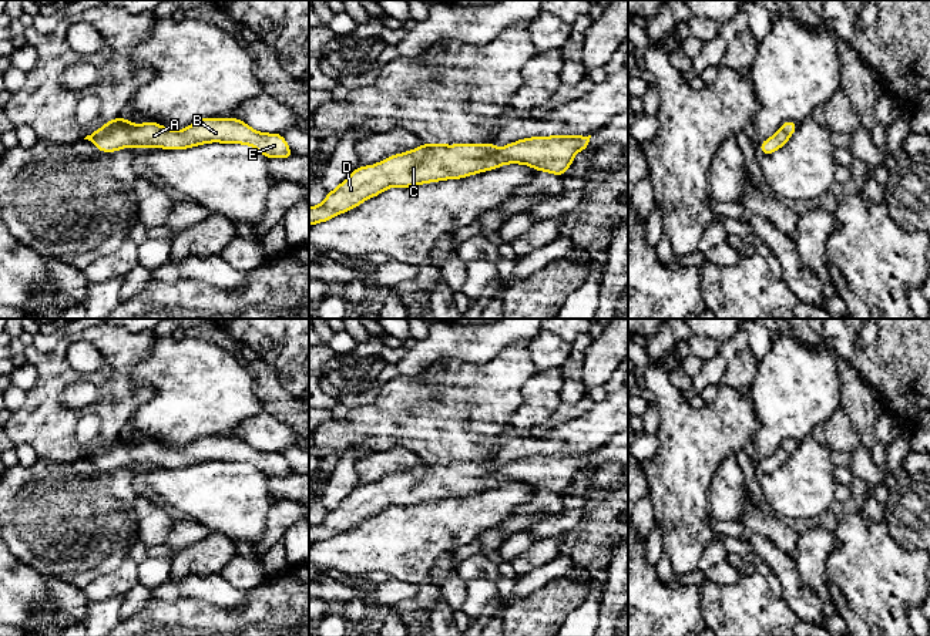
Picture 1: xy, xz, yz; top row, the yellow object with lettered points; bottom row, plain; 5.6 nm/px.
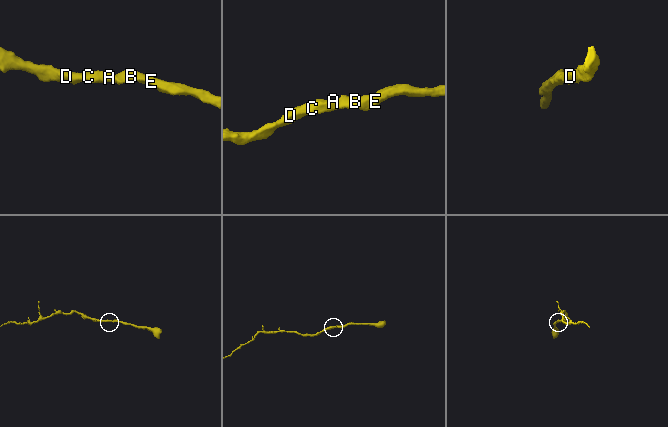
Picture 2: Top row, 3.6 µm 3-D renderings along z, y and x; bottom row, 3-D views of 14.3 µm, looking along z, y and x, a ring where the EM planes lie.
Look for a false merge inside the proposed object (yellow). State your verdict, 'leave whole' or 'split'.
leave whole

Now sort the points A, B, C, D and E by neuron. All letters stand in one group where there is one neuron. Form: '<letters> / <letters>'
A B C D E

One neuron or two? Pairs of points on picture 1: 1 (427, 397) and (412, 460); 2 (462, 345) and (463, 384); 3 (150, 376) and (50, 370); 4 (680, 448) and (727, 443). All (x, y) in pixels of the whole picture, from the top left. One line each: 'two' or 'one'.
1: two
2: two
3: two
4: one

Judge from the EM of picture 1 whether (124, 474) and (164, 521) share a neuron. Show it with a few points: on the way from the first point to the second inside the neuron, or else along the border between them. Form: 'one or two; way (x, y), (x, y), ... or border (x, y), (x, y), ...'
two; border (137, 497), (134, 511), (138, 518), (138, 531)

